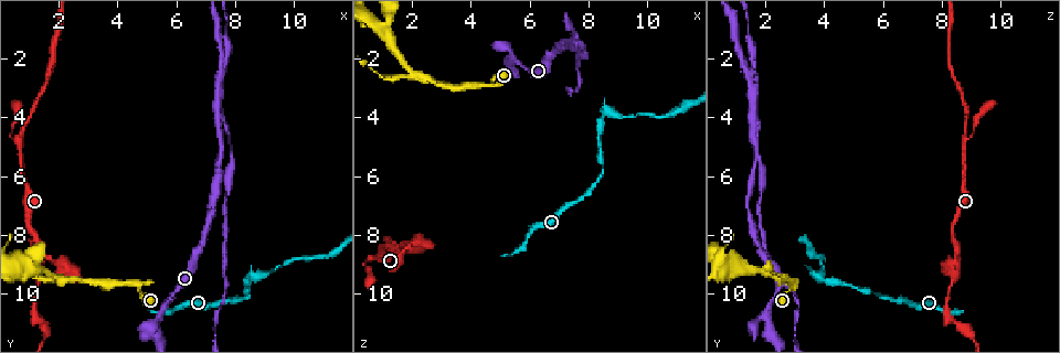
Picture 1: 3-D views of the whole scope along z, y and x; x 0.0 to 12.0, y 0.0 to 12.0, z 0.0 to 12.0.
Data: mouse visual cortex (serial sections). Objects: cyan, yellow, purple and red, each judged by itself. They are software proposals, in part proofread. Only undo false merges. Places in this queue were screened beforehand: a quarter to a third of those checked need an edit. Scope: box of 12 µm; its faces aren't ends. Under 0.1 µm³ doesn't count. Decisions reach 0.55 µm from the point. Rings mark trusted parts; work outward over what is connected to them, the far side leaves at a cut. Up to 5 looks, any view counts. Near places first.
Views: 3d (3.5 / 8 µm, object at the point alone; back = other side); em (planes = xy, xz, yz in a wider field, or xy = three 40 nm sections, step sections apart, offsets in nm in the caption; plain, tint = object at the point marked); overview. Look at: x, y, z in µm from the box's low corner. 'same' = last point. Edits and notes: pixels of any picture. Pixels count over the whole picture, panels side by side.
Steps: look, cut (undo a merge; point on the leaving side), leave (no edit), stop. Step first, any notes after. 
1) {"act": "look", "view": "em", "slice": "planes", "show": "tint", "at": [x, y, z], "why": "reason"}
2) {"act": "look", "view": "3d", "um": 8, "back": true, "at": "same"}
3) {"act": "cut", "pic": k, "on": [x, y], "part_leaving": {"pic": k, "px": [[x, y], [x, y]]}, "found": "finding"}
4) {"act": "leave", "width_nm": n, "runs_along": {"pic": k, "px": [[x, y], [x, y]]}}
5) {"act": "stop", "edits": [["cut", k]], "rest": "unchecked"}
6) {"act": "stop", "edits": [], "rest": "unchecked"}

{"act": "look", "view": "3d", "um": 3.5, "at": [7.4, 4.3, 1.6]}

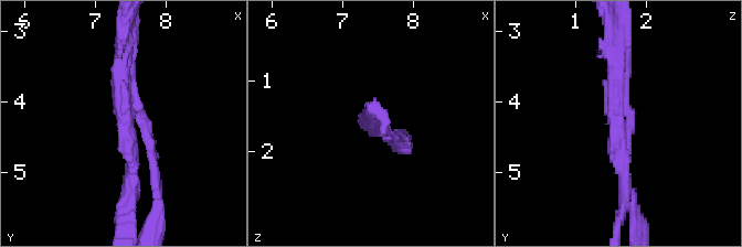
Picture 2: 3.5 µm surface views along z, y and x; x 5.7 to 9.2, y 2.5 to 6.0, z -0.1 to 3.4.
{"act": "look", "view": "em", "slice": "xy", "step": 1, "show": "tint", "at": [7.45, 4.25, 1.55], "arms": 3, "arm_widths_nm": [100, 200, 250], "why": "shape alone is not enough"}

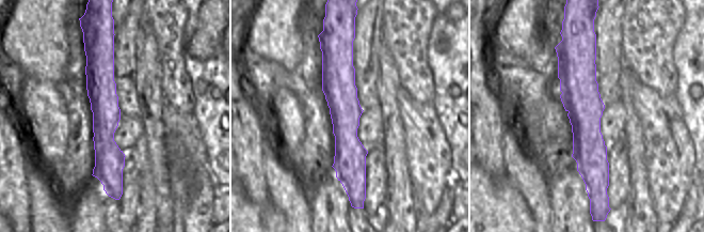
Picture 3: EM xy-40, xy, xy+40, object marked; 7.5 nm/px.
{"act": "look", "view": "em", "slice": "xy", "step": 5, "show": "tint", "at": "same", "why": "cut it another way"}

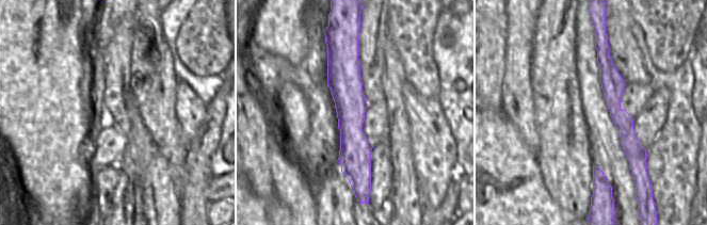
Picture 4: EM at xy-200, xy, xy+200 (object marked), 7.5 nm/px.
{"act": "cut", "pic": 2, "on": [150, 145], "width_nm": 240, "found": "a second cell is stuck on"}

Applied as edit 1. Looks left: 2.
{"act": "look", "view": "em", "slice": "xy", "step": 3, "show": "tint", "at": [8.6, 9.5, 3.9]}

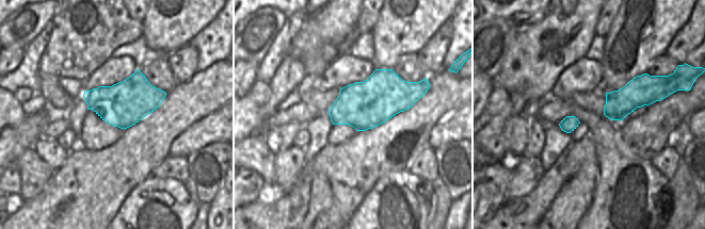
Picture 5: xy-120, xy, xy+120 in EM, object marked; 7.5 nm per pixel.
{"act": "look", "view": "3d", "um": 3.5, "at": "same", "why": "wider look"}

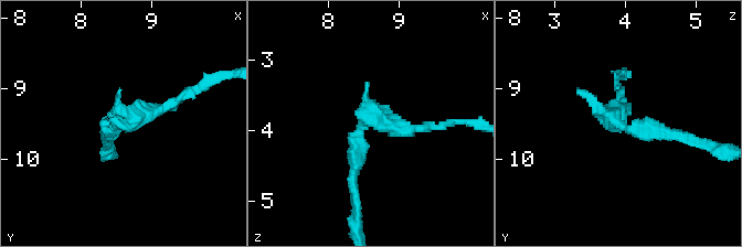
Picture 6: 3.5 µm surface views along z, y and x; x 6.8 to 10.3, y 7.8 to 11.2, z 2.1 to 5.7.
{"act": "leave", "runs_along": {"pic": 6, "px": [[354, 191], [364, 126], [426, 126]]}, "found": "one cell here"}

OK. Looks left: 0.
{"act": "stop", "edits": [["cut", 2]], "rest": "unchecked"}

